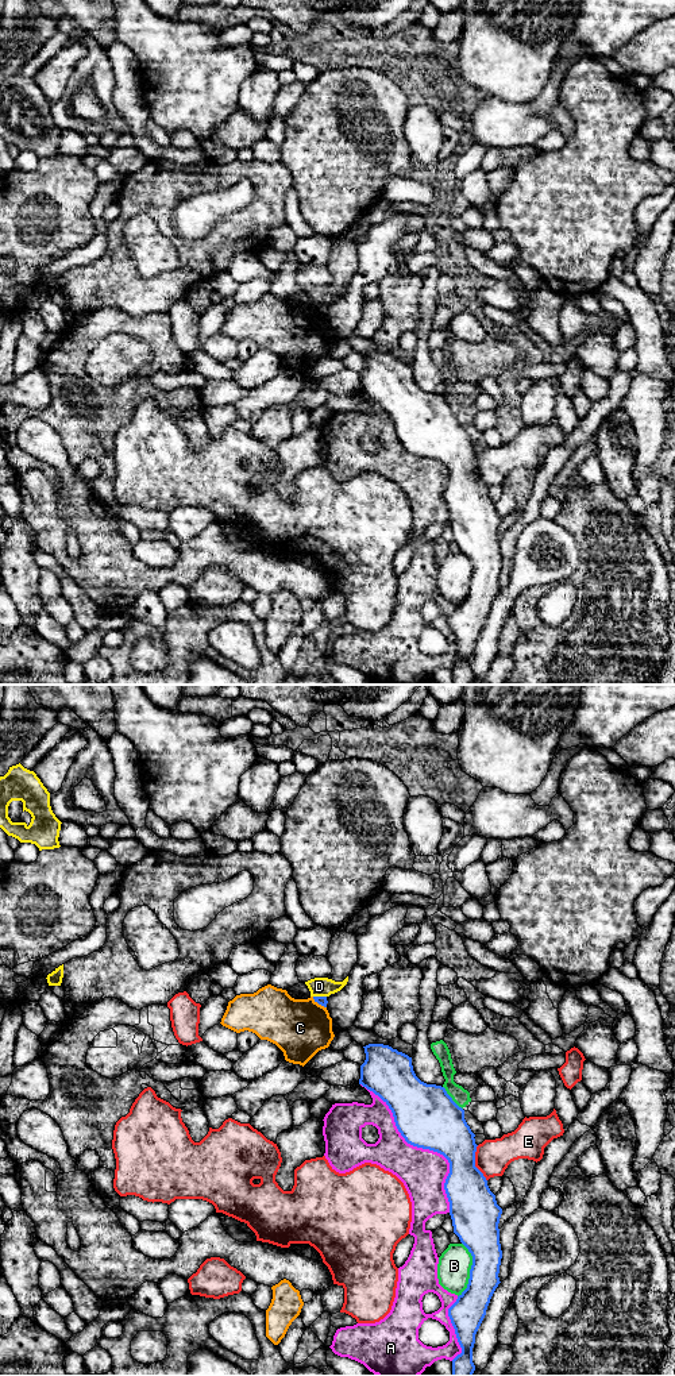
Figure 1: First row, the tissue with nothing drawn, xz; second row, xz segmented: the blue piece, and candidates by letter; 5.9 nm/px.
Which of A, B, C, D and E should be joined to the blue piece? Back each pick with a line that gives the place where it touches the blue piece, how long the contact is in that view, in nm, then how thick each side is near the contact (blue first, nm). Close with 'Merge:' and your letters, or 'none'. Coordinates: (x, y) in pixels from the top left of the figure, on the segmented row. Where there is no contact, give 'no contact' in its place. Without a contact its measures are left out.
Merge: none

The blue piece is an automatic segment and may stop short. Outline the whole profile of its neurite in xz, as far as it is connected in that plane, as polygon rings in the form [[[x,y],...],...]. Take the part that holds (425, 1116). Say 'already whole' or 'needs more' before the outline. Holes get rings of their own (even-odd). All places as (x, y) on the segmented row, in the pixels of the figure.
already whole; [[[369,1044],[366,1060],[360,1065],[359,1084],[378,1095],[392,1110],[396,1126],[405,1141],[413,1146],[443,1155],[450,1163],[444,1190],[450,1202],[454,1233],[472,1256],[467,1288],[448,1308],[462,1353],[452,1360],[452,1376],[472,1376],[472,1348],[475,1334],[486,1315],[490,1299],[498,1287],[502,1250],[500,1244],[500,1218],[502,1209],[490,1191],[483,1173],[475,1167],[475,1134],[464,1119],[464,1110],[447,1094],[446,1088],[421,1082],[412,1065],[412,1057],[383,1044]]]

